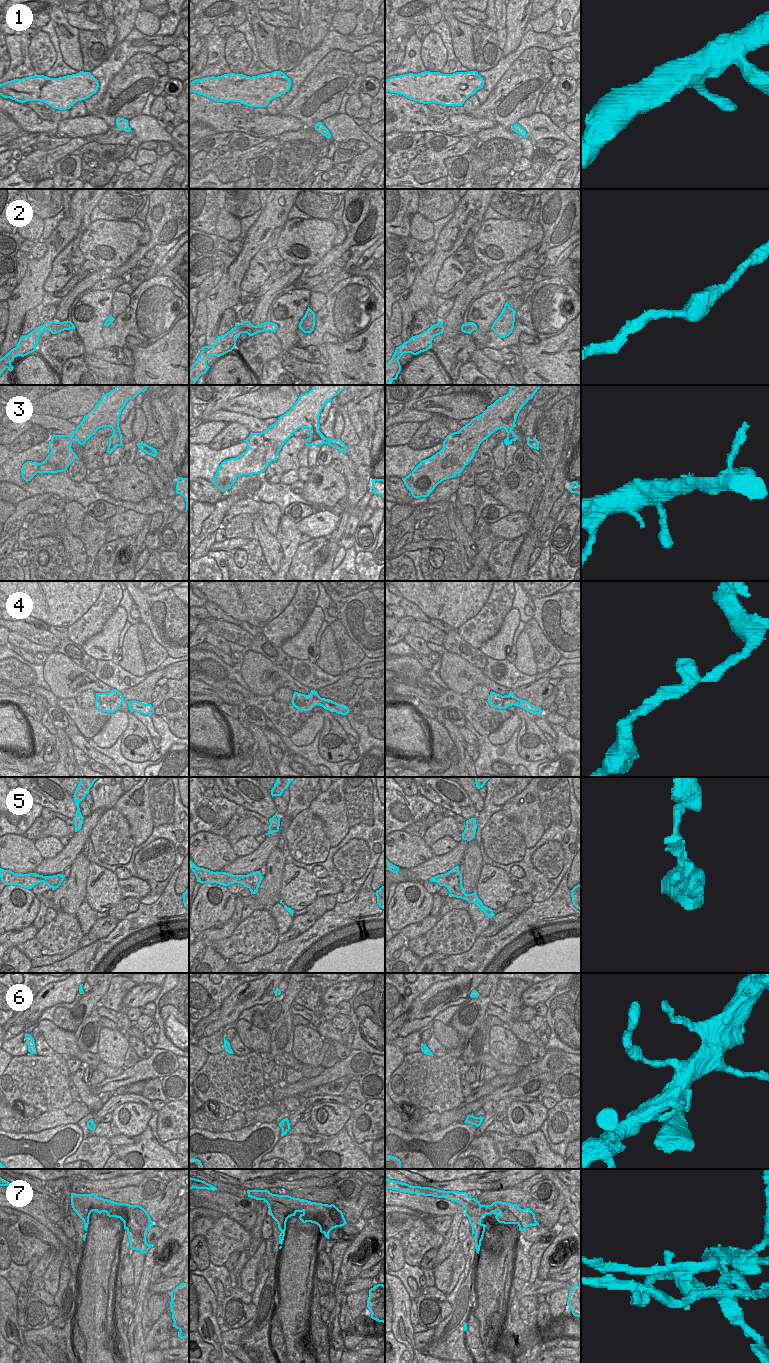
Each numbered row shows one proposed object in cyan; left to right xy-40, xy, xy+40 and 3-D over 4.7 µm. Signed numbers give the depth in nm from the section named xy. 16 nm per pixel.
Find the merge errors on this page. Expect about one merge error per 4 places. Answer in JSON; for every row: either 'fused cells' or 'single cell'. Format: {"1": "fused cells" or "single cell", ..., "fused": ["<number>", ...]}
{"1": "single cell", "2": "single cell", "3": "single cell", "4": "single cell", "5": "single cell", "6": "single cell", "7": "fused cells", "fused": ["7"]}

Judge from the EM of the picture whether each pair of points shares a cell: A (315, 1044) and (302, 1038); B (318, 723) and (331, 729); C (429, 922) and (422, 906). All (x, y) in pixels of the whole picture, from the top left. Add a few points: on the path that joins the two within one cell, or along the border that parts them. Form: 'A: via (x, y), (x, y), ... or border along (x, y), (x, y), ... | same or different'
A: via (312, 1043), (305, 1039) | same
B: border along (322, 712), (323, 727), (319, 731) | different
C: border along (429, 914), (405, 927) | different

